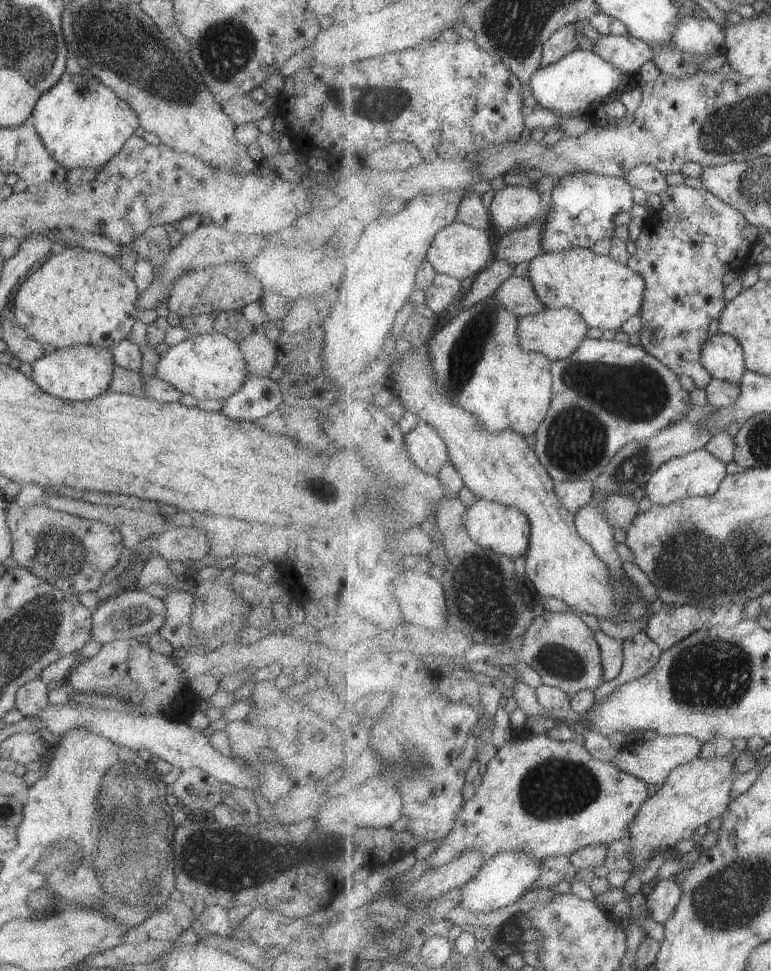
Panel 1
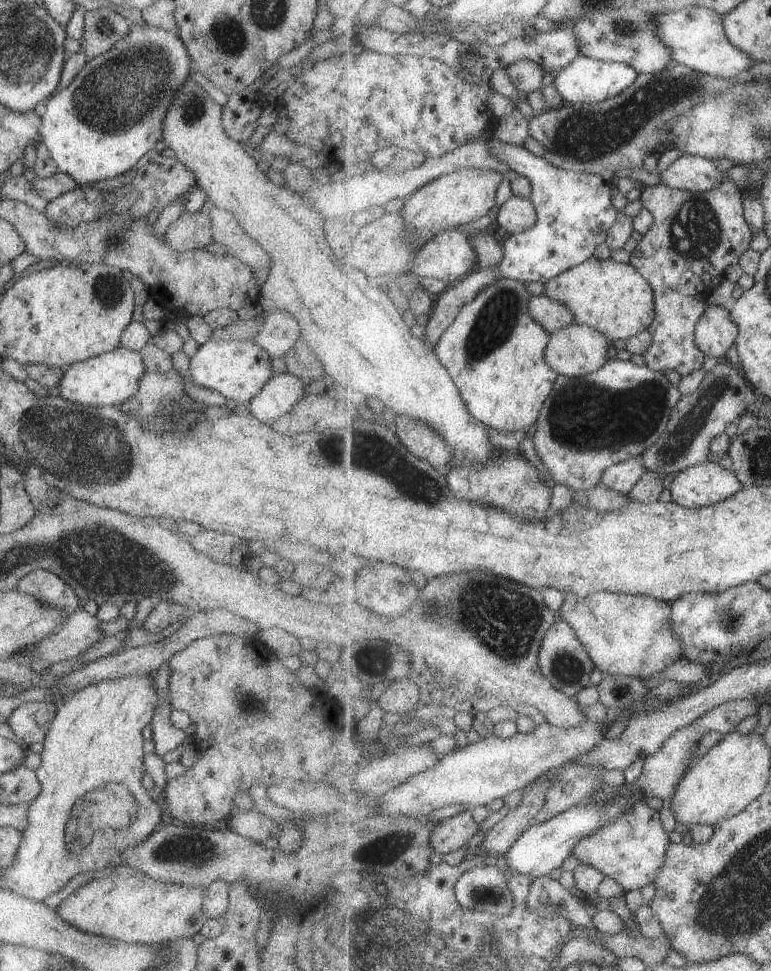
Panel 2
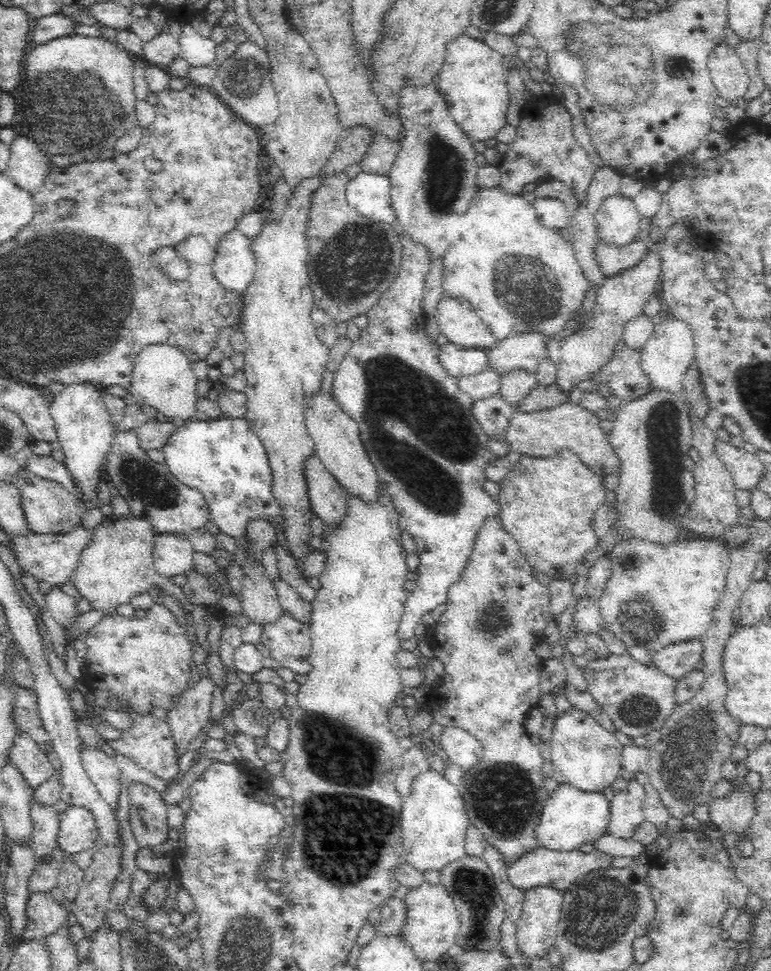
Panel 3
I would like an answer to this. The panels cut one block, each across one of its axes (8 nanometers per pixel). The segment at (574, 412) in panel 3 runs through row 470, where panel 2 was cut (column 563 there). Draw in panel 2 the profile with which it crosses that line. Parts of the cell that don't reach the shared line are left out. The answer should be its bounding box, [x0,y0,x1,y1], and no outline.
[559,591,683,679]

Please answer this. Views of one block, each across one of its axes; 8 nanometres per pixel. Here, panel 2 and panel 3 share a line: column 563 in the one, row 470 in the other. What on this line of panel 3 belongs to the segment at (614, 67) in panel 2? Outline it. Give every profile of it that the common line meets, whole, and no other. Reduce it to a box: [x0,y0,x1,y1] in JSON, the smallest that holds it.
[48,382,116,507]

